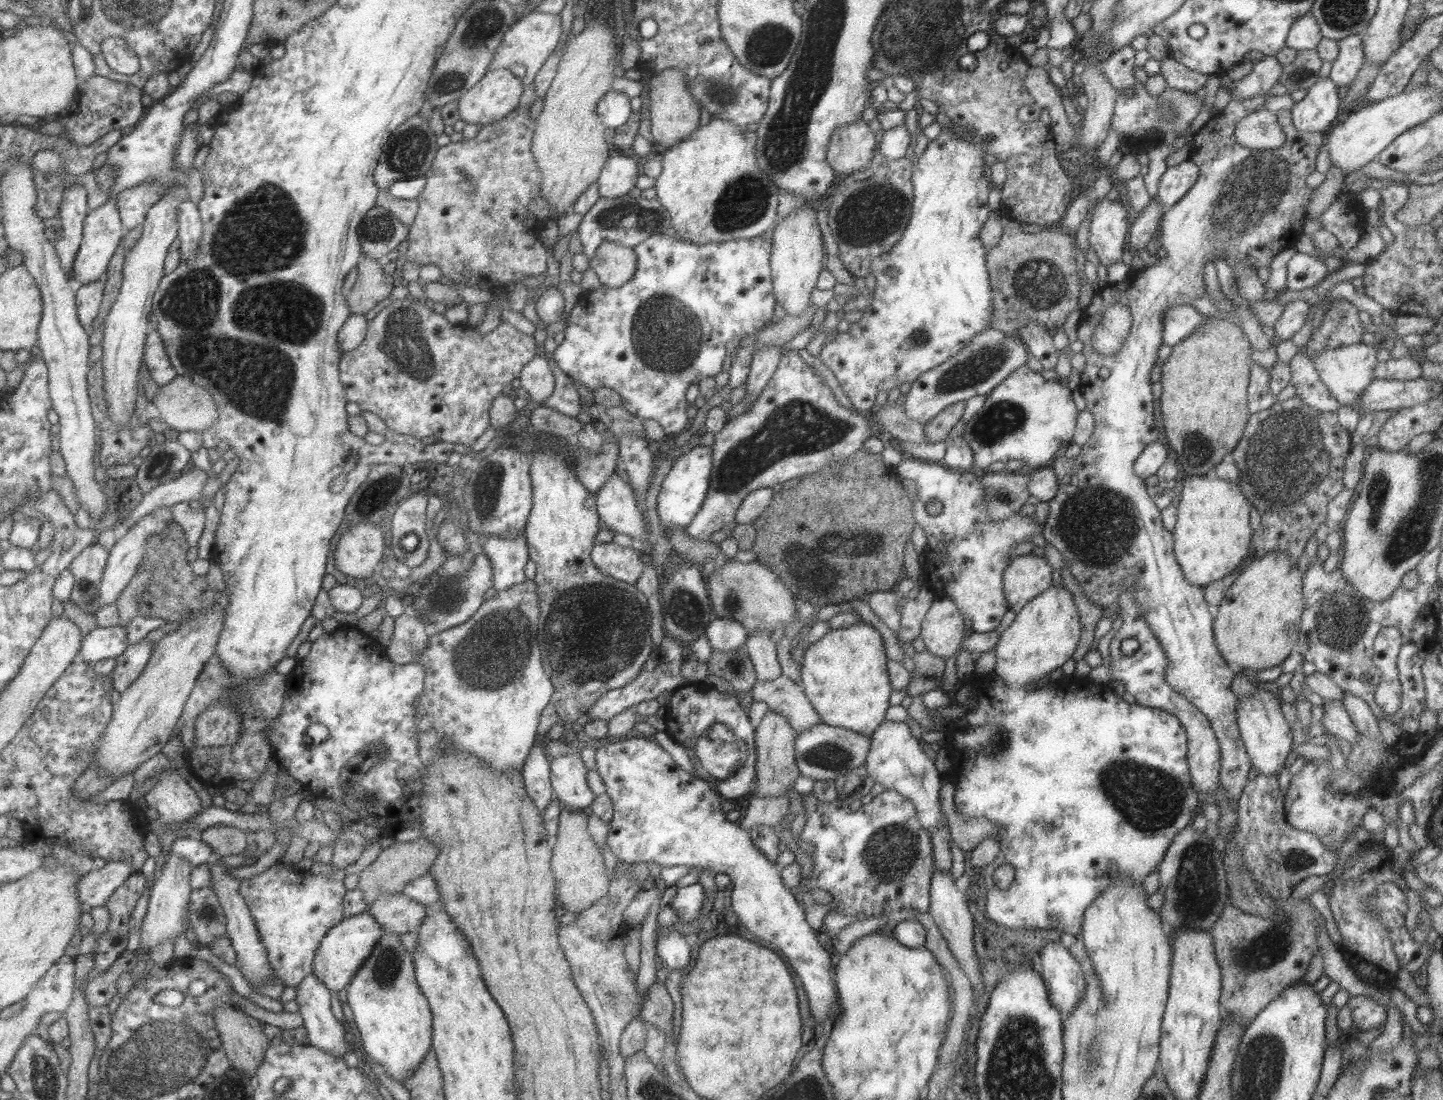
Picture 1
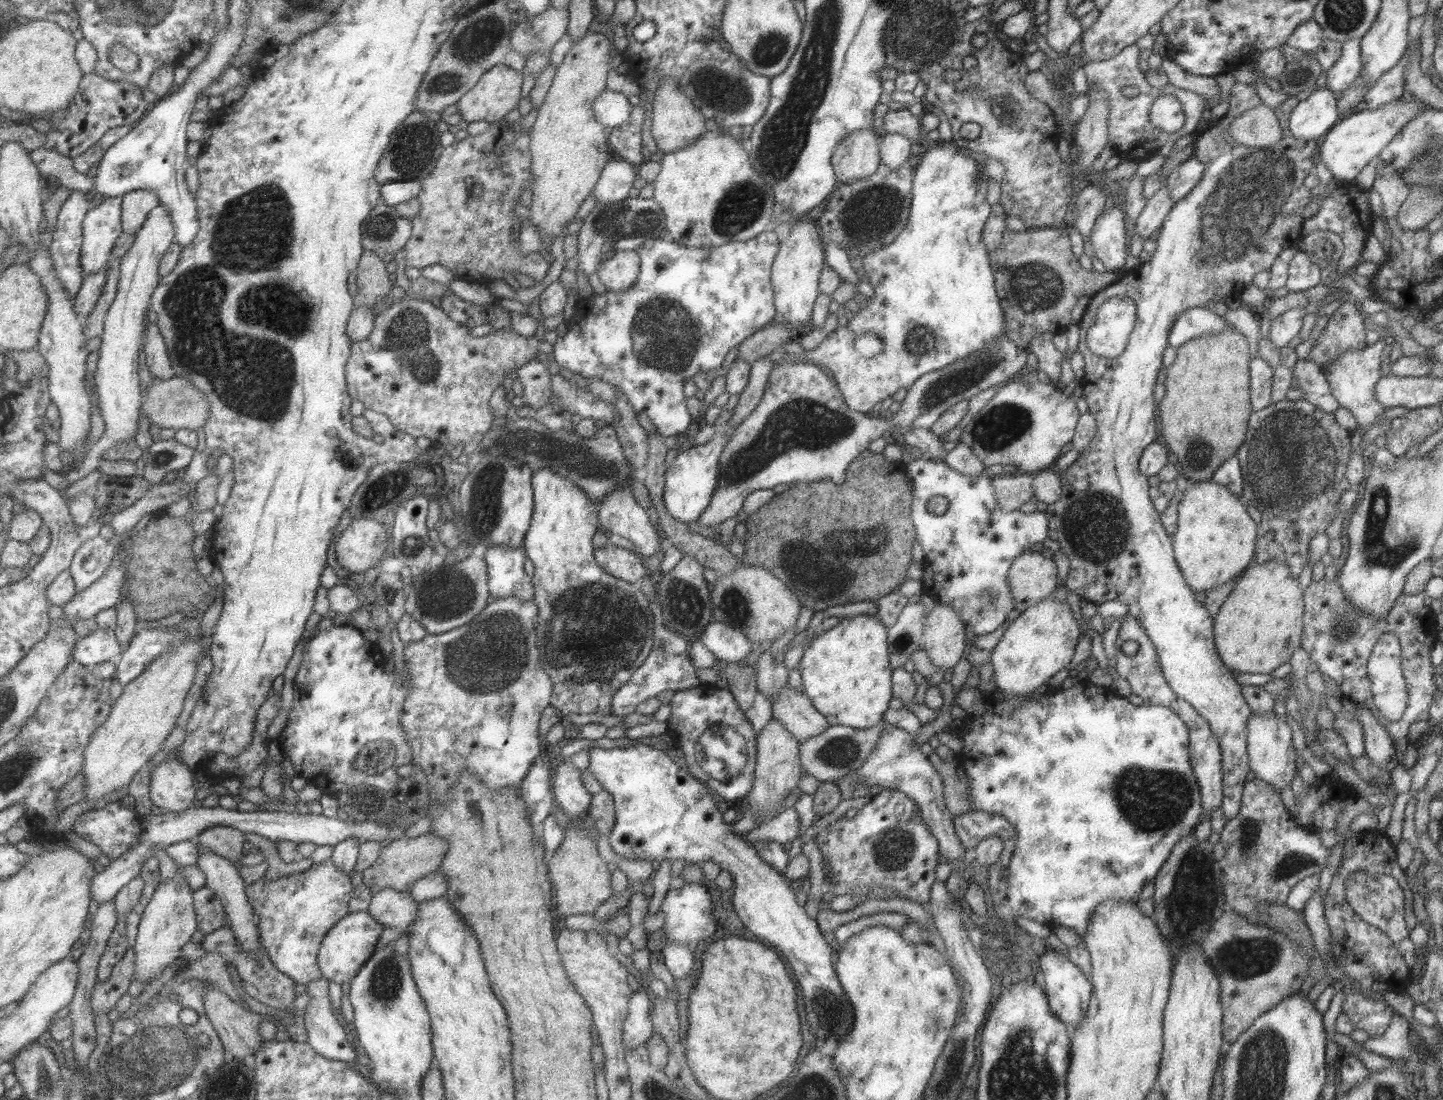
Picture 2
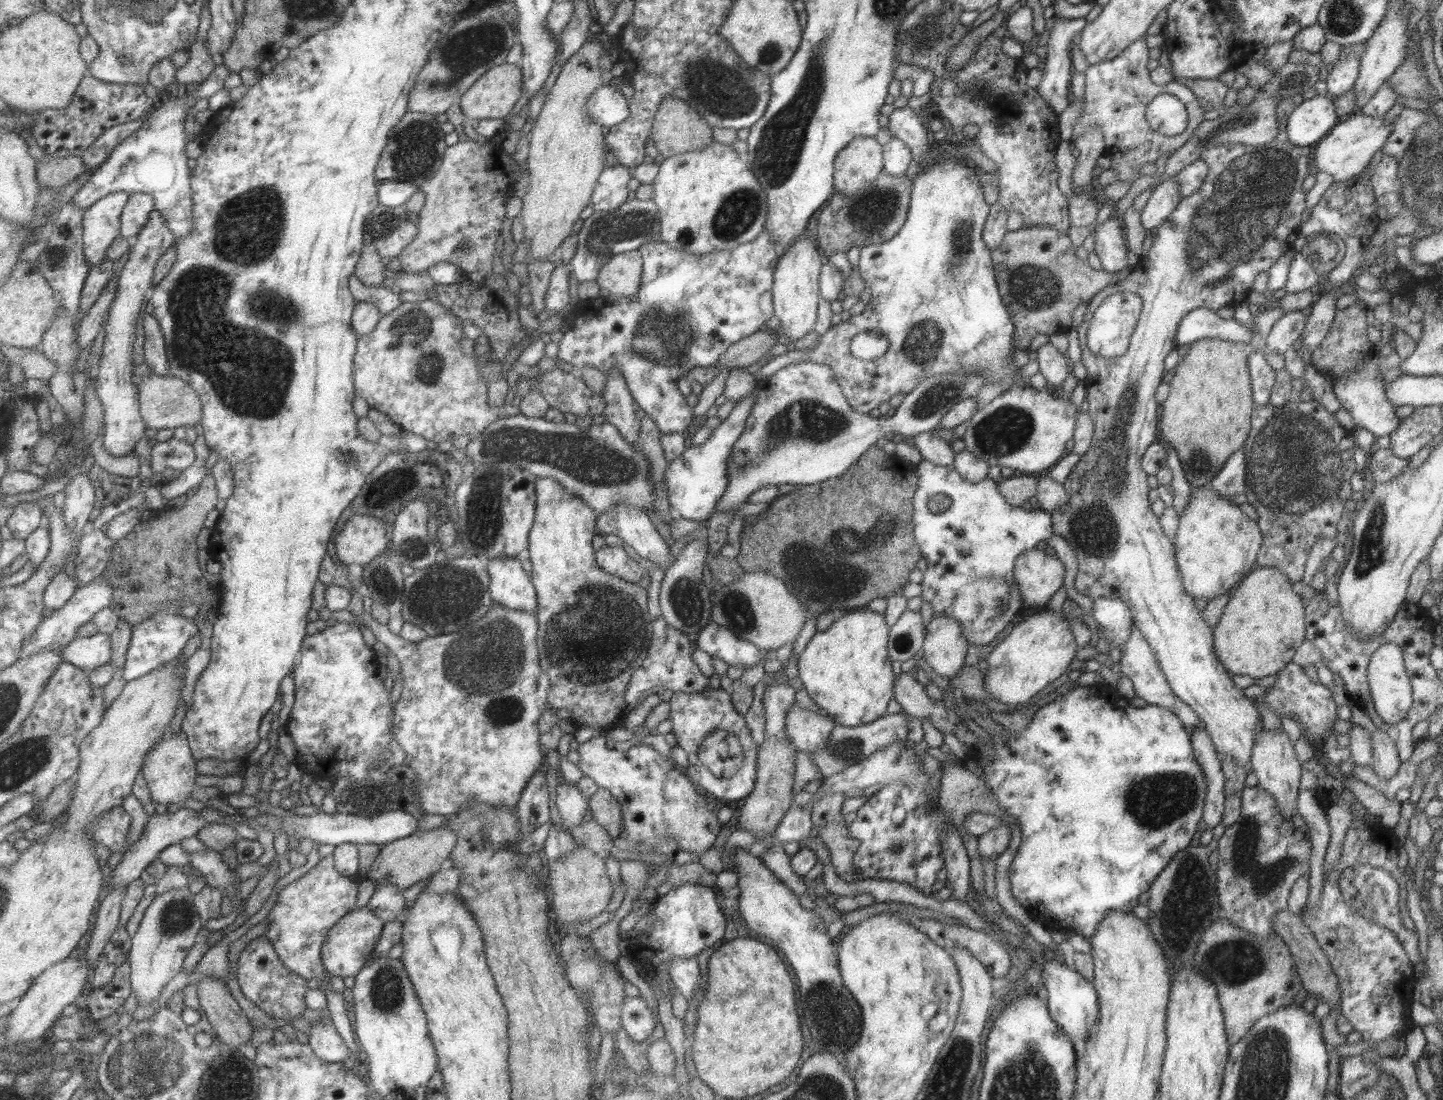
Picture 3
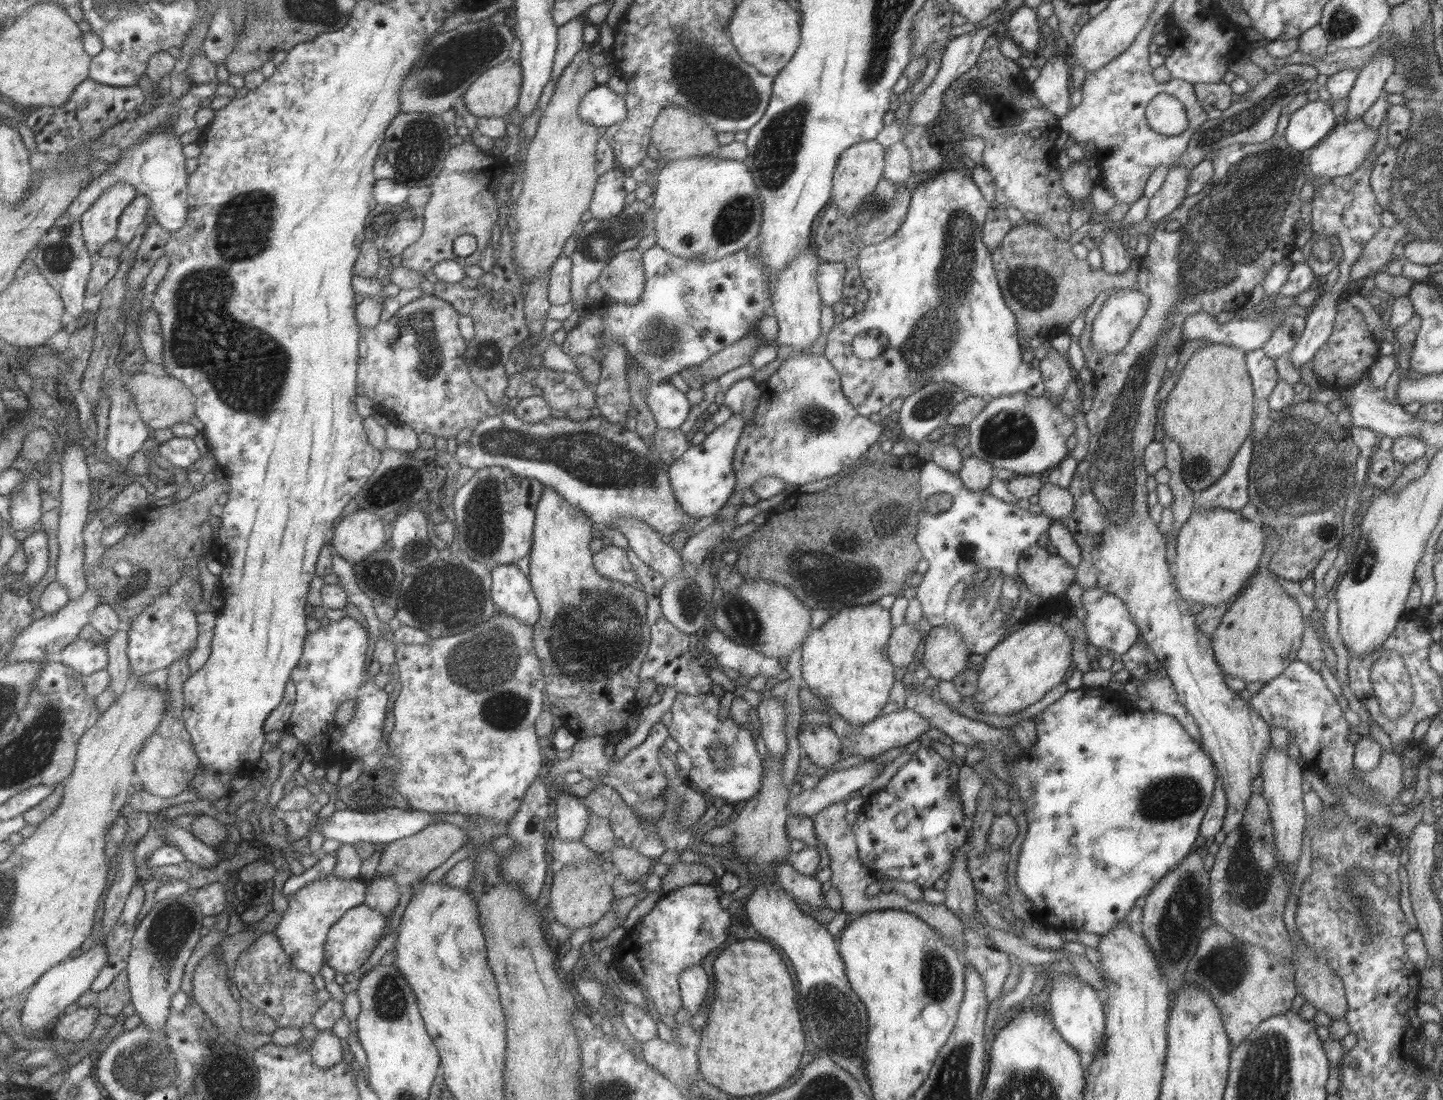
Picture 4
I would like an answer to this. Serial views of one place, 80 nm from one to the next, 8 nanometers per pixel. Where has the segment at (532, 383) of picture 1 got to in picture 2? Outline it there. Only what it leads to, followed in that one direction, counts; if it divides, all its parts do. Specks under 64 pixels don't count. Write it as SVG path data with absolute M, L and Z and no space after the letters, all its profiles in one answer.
M540 357L529 359L516 369L514 376L518 377L523 388L523 406L537 409L548 404L551 374Z

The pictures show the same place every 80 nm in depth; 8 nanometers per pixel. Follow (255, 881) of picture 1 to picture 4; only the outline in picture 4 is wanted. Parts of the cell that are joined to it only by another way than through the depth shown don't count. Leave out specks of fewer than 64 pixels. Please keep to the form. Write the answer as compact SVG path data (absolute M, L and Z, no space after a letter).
M333 872L305 883L292 895L286 895L288 909L273 933L281 941L292 965L301 972L315 976L324 964L324 943L328 932L341 920L341 917L364 899L364 881L360 878L340 879Z

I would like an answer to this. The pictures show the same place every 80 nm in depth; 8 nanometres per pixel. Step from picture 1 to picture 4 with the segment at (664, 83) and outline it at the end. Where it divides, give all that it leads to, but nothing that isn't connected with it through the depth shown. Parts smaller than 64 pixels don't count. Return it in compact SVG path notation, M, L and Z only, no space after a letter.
M677 105L664 106L655 117L651 128L650 142L658 150L661 158L667 161L705 156L715 152L720 146L715 138L715 130L706 123L706 120Z

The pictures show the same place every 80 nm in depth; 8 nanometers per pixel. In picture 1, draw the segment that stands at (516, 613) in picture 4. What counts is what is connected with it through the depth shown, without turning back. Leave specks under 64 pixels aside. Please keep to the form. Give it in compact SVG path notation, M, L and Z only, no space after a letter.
M524 533L508 539L497 535L487 535L483 539L482 552L487 555L493 571L491 592L504 591L523 582L526 579L523 568L530 559Z

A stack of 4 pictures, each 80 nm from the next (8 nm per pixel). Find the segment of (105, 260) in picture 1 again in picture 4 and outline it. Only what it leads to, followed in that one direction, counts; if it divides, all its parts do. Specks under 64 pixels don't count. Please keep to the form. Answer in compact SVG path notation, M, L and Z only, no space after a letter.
M119 182L119 185L105 191L103 196L99 198L93 207L82 217L82 230L84 240L89 252L99 258L99 252L105 245L117 239L120 228L121 216L125 210L131 206L133 200L137 199L141 194L129 182Z

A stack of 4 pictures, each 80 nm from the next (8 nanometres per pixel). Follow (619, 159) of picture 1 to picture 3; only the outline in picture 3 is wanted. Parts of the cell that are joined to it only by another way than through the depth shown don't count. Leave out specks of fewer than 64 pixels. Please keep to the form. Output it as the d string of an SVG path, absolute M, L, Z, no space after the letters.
M613 161L607 163L590 199L591 208L597 212L613 212L627 199L627 183L631 180L631 170Z

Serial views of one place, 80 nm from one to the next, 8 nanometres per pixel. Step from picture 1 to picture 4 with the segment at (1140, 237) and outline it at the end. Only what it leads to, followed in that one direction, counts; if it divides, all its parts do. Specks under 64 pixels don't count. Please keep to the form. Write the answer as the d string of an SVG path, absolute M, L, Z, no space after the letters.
M1171 167L1161 187L1151 198L1148 199L1147 214L1145 219L1149 220L1152 228L1156 226L1161 218L1168 216L1186 198L1187 174L1191 167Z

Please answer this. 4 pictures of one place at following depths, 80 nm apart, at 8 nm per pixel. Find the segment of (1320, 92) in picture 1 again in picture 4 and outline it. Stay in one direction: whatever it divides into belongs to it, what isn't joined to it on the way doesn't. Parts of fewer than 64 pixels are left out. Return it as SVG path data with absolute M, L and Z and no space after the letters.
M1316 99L1307 101L1290 115L1284 137L1300 153L1317 146L1334 126L1331 101Z

